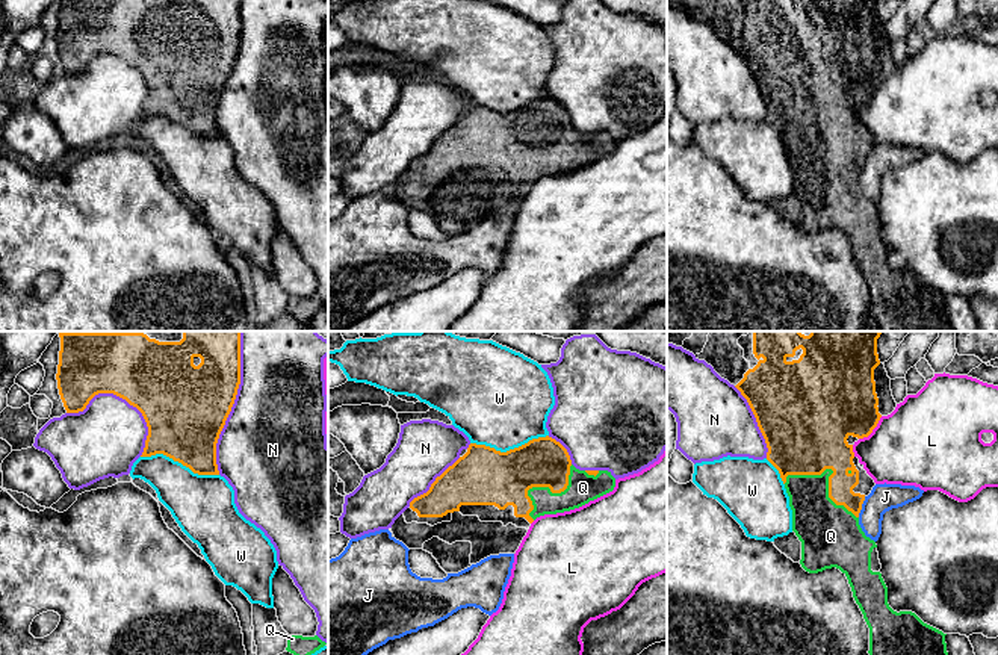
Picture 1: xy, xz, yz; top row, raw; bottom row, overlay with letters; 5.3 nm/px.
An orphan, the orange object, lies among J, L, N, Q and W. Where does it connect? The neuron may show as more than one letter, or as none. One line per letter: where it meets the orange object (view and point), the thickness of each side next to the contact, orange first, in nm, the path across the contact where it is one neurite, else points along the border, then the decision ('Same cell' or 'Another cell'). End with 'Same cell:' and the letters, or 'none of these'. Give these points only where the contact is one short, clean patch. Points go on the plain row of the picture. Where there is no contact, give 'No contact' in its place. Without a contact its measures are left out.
J: Touches orange at yz (861, 168). Thickness 140 nm (orange) against 140 nm. Another cell
L: Touches orange at yz (873, 90). Thickness 420 nm (orange) against 440 nm. Another cell
N: Touches orange at xy (232, 67). Thickness 440 nm (orange) against 500 nm. Another cell
Q: Touches orange at yz (830, 136). Thickness 420 nm (orange) against 260 nm. Same cell
W: Touches orange at xy (180, 123). Thickness 420 nm (orange) against 320 nm. Another cell
Same cell: Q

